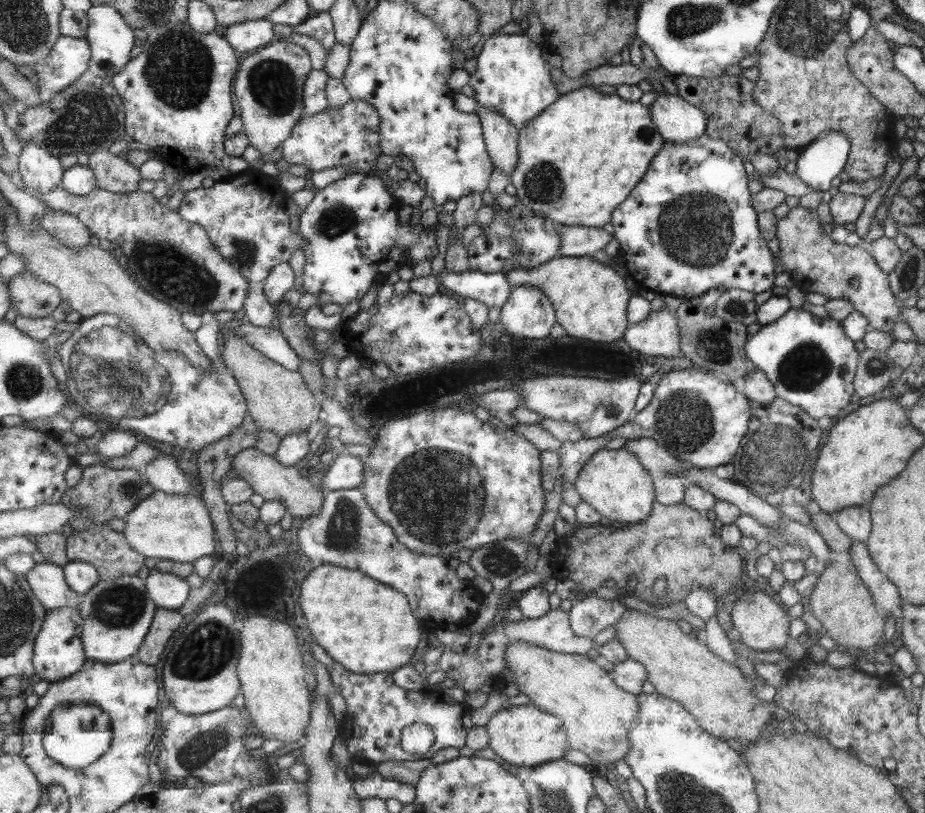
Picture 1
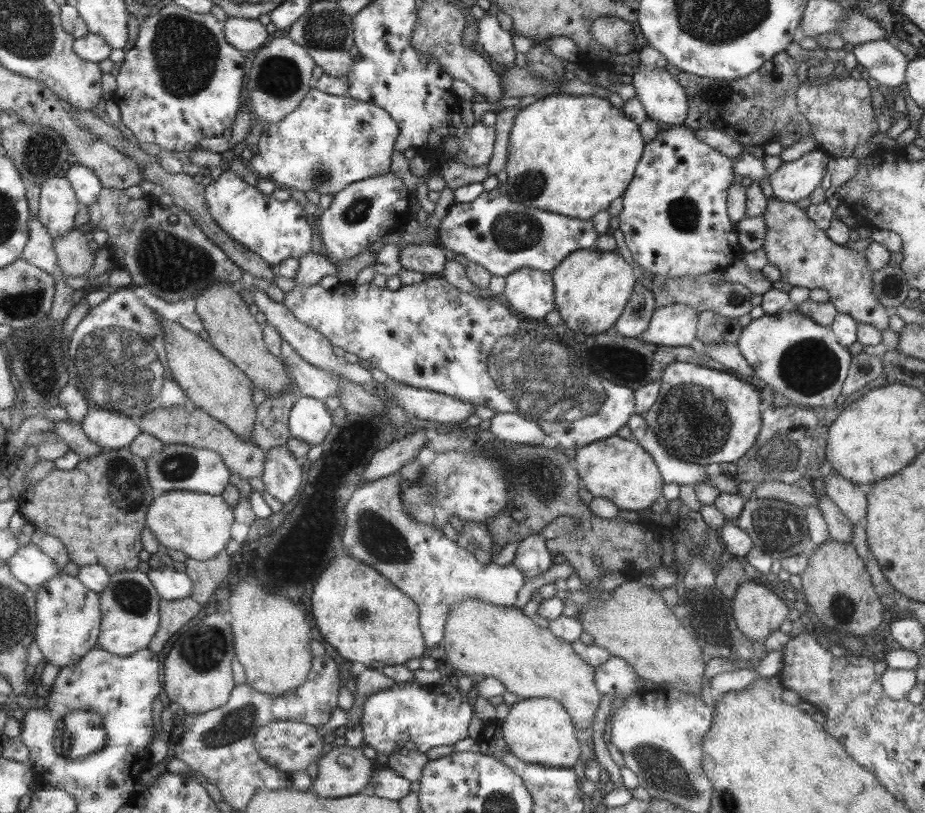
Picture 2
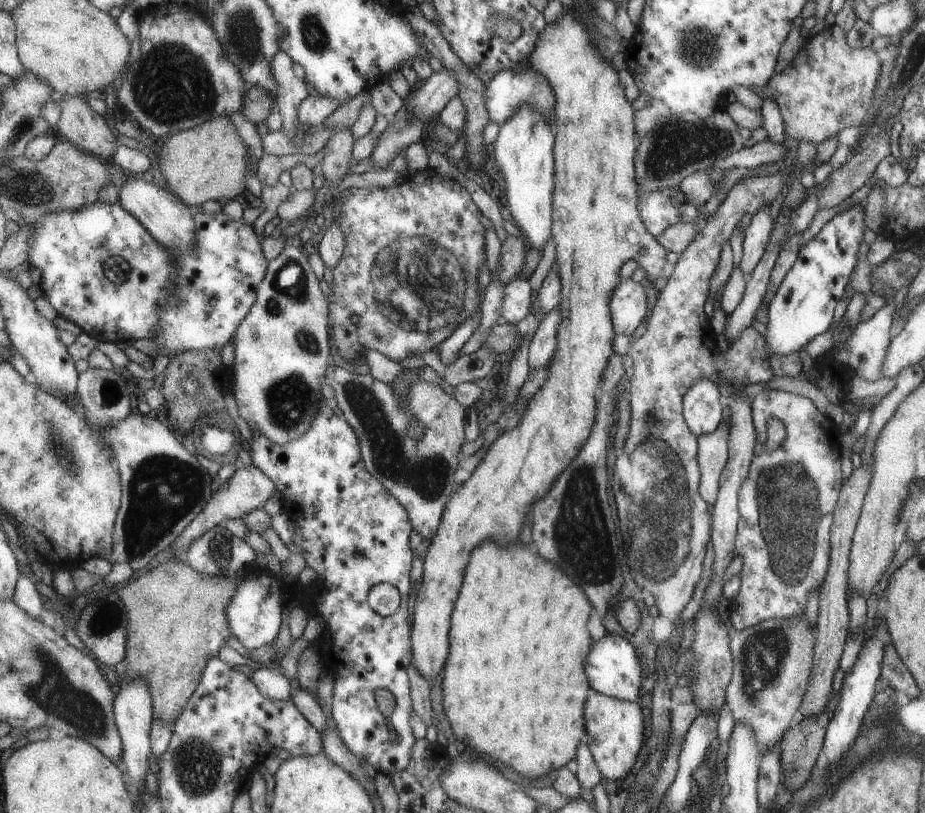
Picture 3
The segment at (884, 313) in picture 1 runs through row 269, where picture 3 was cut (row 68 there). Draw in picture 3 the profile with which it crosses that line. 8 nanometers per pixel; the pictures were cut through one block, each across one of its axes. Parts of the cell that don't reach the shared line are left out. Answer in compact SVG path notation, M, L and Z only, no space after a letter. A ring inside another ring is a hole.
M837 25L824 26L814 36L808 36L798 49L788 66L778 74L773 74L768 84L764 86L761 98L771 98L781 114L784 134L787 138L801 142L807 140L812 144L819 144L831 138L848 126L861 126L869 116L869 108L873 104L873 90L879 78L881 56L871 47L851 48L847 44L845 32Z

